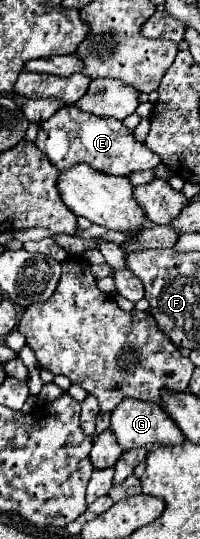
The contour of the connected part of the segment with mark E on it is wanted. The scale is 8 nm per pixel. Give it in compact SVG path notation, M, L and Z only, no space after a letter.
M62 106L52 118L40 122L36 144L58 170L86 162L100 172L112 176L128 176L136 170L152 170L156 164L160 164L160 158L150 152L146 144L136 142L134 134L126 130L122 122L86 114L76 106Z

